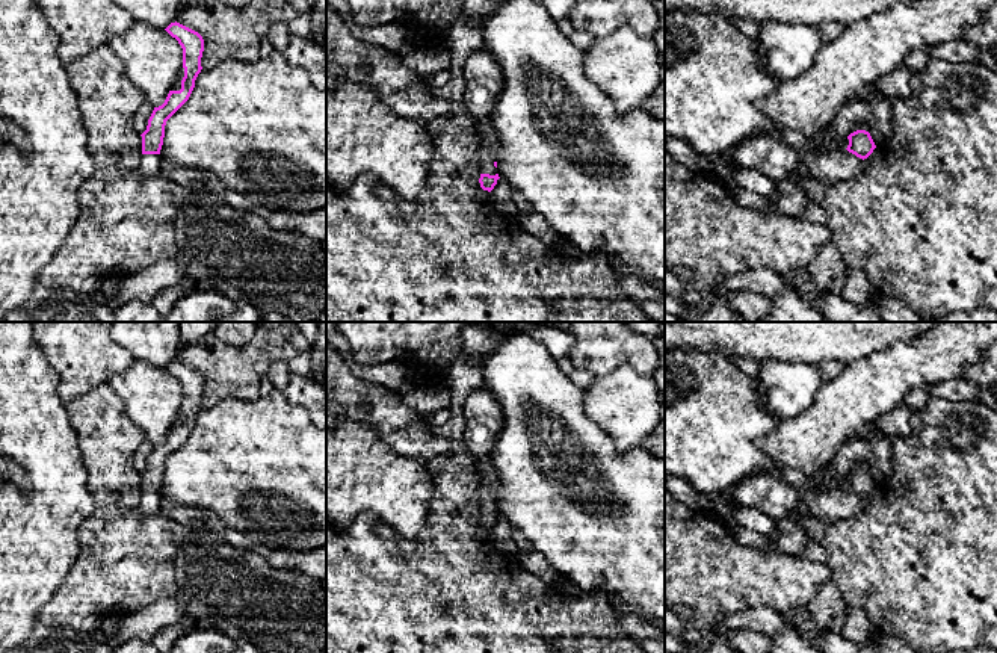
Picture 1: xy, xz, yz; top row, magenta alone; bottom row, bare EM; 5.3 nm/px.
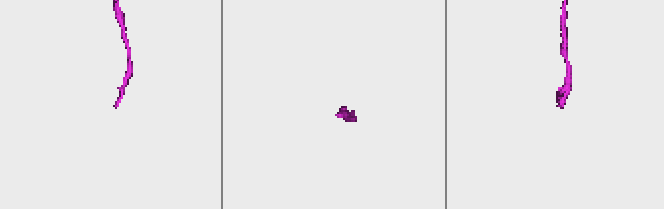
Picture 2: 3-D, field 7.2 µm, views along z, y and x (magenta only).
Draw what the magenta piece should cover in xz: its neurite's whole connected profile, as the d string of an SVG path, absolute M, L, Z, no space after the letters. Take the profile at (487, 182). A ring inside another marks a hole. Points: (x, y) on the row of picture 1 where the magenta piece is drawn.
M488 115L477 118L476 128L482 153L479 183L483 190L491 192L500 178L495 162L497 139L491 118Z

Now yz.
M857 130L847 139L846 153L799 153L796 171L776 183L773 201L761 212L792 219L804 218L804 207L810 200L804 187L807 178L828 186L855 177L863 168L863 160L873 153L876 145L866 130Z

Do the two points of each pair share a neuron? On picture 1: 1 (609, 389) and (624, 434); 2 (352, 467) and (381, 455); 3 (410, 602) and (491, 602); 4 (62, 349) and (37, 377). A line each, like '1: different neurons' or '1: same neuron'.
1: same neuron
2: same neuron
3: same neuron
4: different neurons

